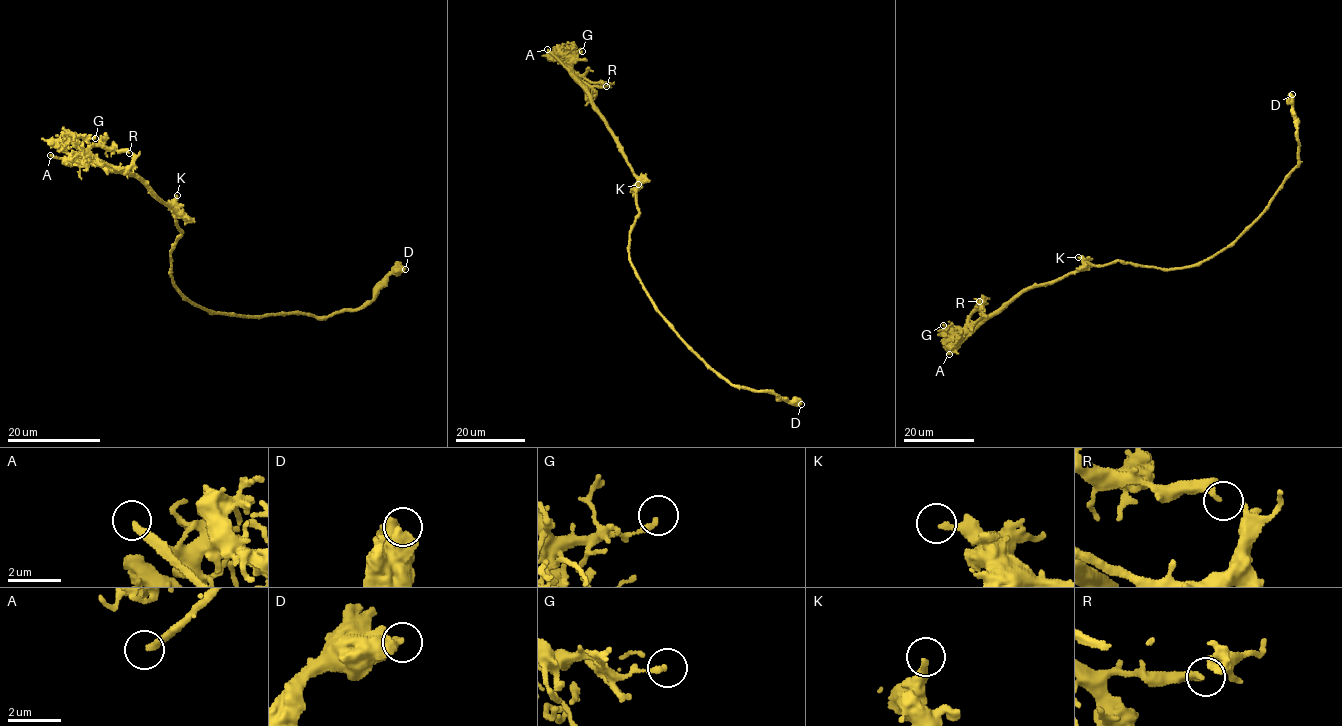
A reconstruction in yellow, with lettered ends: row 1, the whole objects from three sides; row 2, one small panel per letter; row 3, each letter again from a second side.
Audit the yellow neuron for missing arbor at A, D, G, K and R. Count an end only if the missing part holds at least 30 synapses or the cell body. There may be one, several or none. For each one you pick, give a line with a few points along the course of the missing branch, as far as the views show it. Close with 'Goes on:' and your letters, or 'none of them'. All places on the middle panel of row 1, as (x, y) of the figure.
Goes on: A

